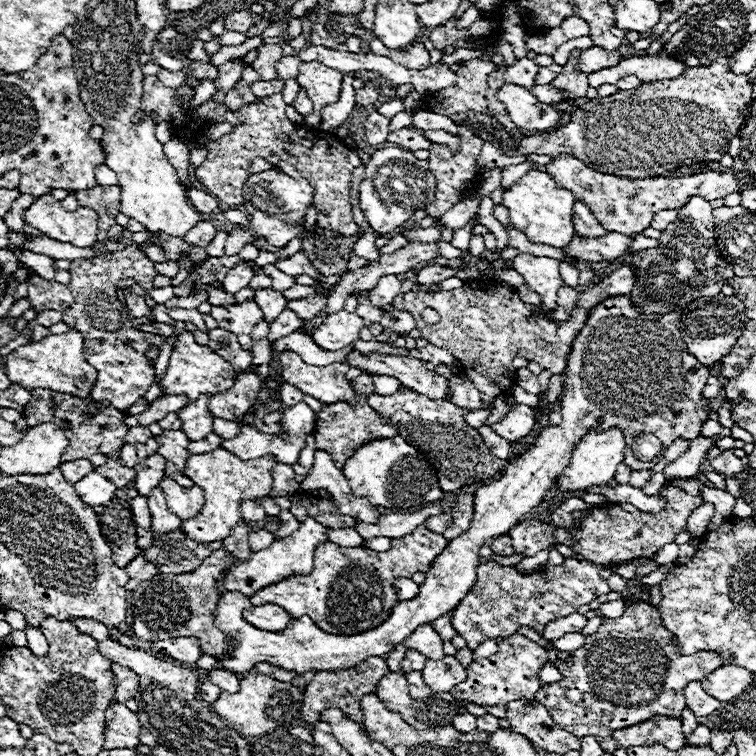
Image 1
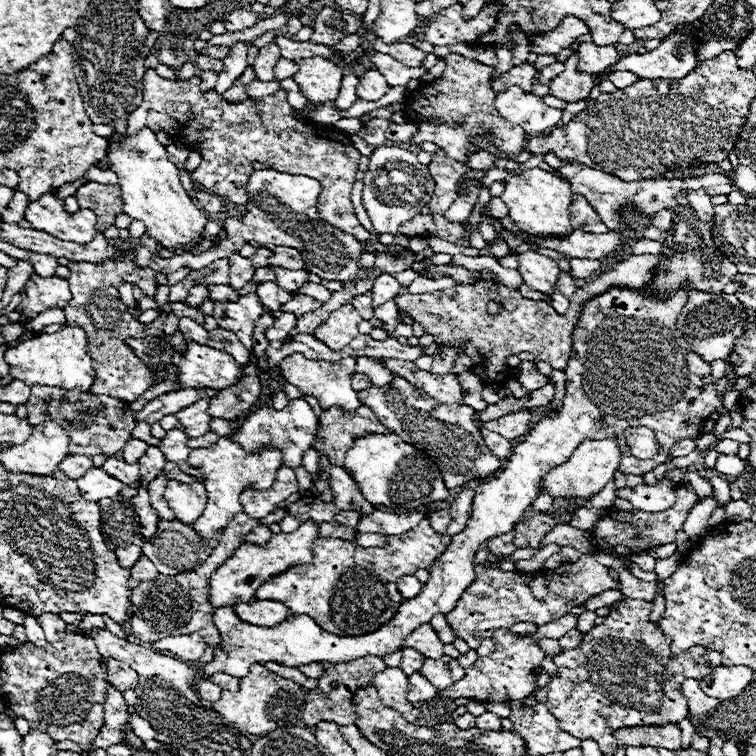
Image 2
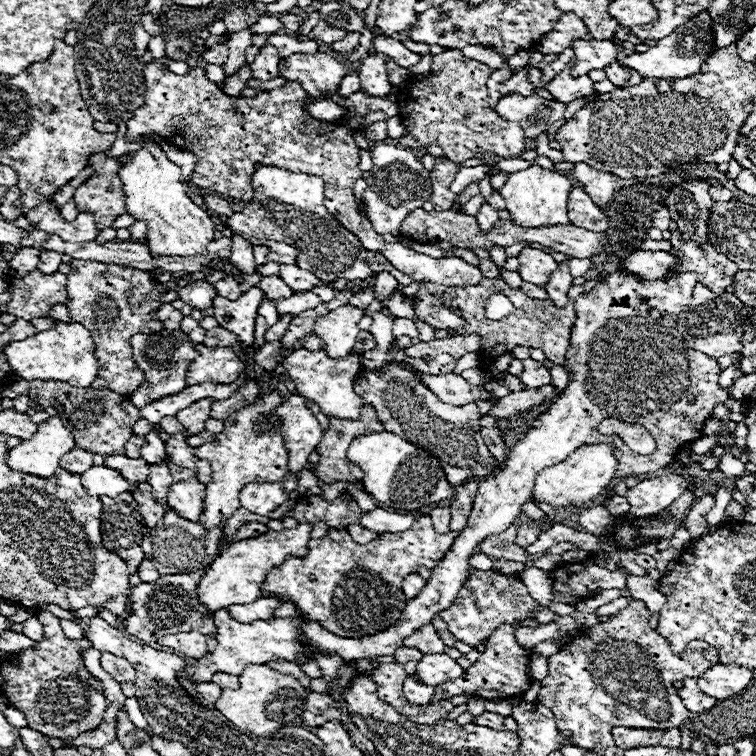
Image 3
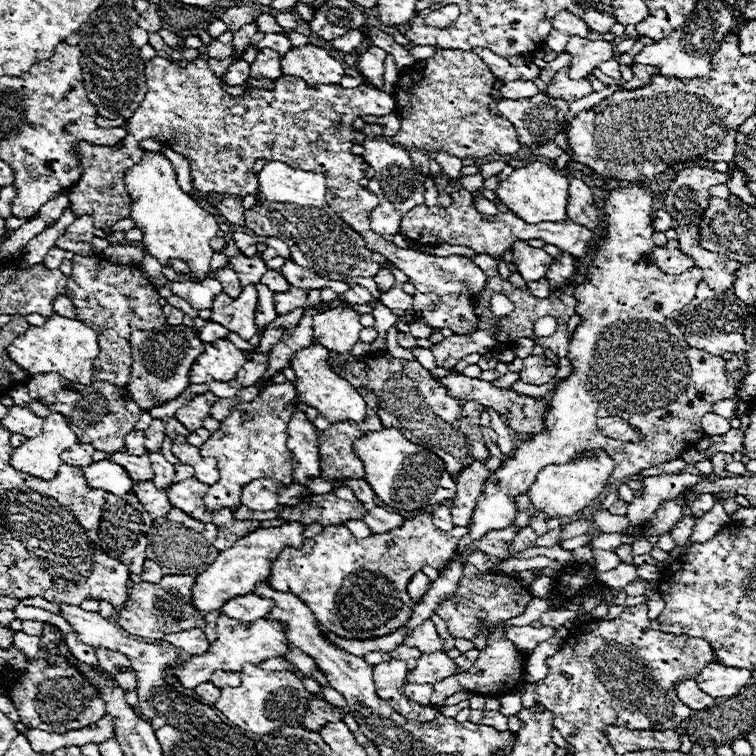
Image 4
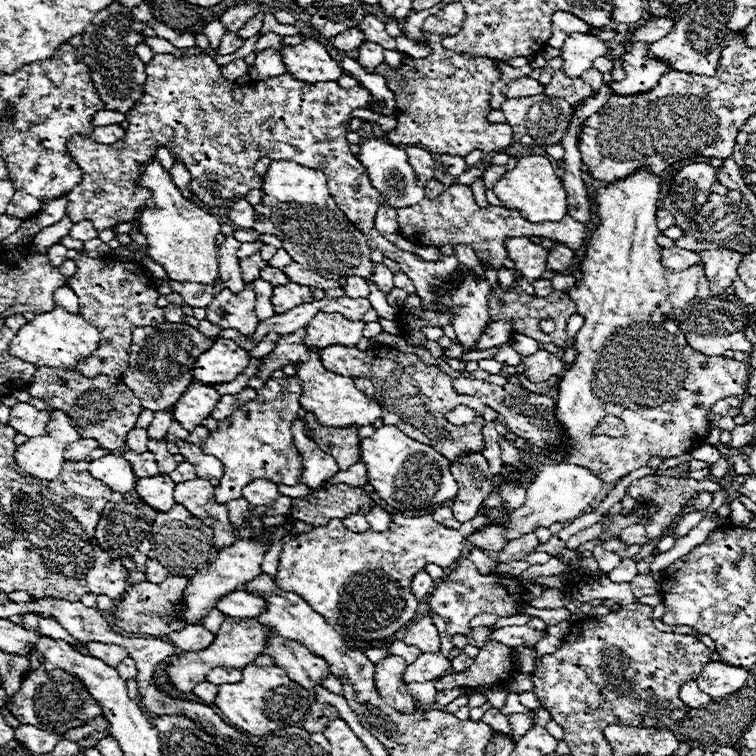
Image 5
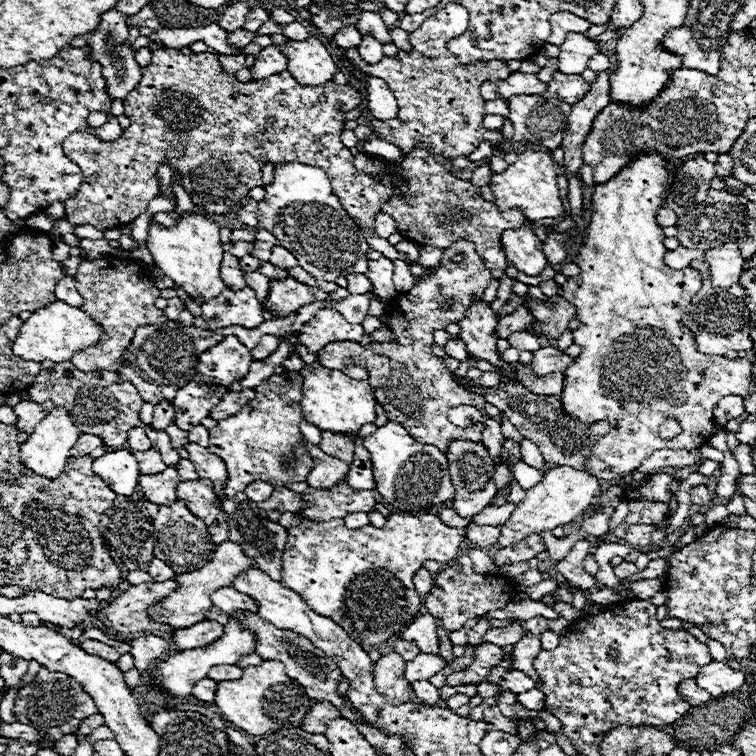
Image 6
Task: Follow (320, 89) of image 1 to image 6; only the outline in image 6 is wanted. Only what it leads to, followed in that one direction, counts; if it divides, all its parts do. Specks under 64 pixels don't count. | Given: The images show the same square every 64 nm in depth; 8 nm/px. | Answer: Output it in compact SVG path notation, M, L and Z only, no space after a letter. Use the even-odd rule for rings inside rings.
M316 38L304 42L288 40L278 48L288 58L288 72L300 80L300 84L324 84L338 70L328 50Z

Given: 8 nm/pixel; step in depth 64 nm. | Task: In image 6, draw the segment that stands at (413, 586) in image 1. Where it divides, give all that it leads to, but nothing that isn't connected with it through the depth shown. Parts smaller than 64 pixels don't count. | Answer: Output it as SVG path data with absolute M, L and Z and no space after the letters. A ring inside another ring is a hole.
M420 568L420 570L416 572L416 576L414 576L416 592L420 592L420 594L428 594L428 592L432 590L432 584L434 584L432 574L430 574L426 568Z

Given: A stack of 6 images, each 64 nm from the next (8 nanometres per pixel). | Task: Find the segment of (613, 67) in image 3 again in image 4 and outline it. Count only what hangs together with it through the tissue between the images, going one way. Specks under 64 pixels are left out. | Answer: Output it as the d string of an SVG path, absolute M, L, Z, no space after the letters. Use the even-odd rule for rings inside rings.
M616 60L600 62L600 64L598 64L598 68L600 68L606 76L610 76L610 78L614 78L614 80L620 80L620 64L618 64Z

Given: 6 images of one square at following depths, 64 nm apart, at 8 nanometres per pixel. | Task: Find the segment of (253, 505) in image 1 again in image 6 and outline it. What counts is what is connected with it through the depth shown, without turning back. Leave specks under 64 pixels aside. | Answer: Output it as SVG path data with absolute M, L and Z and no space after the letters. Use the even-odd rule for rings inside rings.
M252 482L244 492L250 500L264 502L264 500L268 500L268 496L272 496L272 490L274 490L274 486L268 482Z

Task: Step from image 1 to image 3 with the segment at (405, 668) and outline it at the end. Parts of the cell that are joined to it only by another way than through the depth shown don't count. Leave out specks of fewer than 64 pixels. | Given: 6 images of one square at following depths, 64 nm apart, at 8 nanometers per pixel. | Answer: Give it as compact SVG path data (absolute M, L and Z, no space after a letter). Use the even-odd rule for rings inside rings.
M400 646L392 656L394 656L396 662L404 664L404 668L406 668L408 674L414 674L416 664L418 664L420 658L422 658L422 654L420 654L416 648L406 648L406 646Z

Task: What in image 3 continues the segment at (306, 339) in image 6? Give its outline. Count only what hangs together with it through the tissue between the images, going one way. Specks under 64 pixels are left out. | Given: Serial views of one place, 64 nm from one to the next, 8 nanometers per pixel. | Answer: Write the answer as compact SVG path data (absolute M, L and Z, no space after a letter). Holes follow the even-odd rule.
M346 304L346 306L336 308L330 314L316 320L314 334L326 346L328 356L346 358L352 352L352 348L356 344L356 336L360 332L358 320L362 316L364 316L362 310Z

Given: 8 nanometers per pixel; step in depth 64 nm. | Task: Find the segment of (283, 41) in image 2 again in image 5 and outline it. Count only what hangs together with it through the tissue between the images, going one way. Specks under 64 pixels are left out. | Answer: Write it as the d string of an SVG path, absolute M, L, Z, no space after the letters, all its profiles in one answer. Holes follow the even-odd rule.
M264 34L264 36L260 36L255 46L255 53L262 52L264 48L276 48L276 50L282 50L282 44L280 44L280 36L274 36L274 34Z

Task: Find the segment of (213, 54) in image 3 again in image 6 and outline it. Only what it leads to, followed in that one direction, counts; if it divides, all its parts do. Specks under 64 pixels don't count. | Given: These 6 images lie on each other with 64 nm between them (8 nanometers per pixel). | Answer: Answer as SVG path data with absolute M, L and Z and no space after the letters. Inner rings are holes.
M240 30L240 32L230 32L230 34L228 34L228 40L230 40L230 44L234 44L234 46L244 46L244 44L250 44L256 36L258 36L258 32Z

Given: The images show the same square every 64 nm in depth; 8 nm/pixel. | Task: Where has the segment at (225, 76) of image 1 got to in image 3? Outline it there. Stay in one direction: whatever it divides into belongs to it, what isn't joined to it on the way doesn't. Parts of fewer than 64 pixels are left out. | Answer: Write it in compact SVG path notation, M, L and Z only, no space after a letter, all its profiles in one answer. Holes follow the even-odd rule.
M248 28L240 30L240 32L234 32L230 34L230 42L228 42L228 50L230 50L230 56L224 64L224 70L226 70L226 76L234 74L244 62L246 62L246 50L248 46L252 46L252 34Z

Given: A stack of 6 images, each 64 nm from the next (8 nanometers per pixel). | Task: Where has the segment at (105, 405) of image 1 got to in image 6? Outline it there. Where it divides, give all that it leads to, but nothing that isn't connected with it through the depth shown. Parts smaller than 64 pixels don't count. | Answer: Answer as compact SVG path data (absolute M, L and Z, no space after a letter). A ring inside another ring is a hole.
M44 360L40 374L34 378L32 388L28 388L28 394L38 404L52 400L56 406L68 408L68 412L72 412L72 420L80 424L82 432L104 436L104 444L112 448L126 444L128 430L140 426L142 398L138 390L132 384L124 382L116 372L82 372L72 362Z

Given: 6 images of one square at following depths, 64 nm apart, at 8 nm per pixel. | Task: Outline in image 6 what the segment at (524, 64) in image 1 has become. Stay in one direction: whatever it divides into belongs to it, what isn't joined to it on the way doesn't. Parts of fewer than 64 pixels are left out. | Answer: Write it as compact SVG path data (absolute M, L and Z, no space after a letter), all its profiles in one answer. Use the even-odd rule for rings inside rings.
M512 72L504 80L482 84L484 100L510 98L510 96L516 96L516 94L536 94L536 96L540 96L542 92L546 92L546 82L538 80L536 74L526 74L526 72Z

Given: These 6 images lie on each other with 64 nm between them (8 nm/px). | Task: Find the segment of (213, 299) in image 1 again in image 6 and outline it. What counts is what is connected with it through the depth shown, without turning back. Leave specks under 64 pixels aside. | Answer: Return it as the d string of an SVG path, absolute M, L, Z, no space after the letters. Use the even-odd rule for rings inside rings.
M224 252L222 256L222 262L220 262L220 276L224 280L224 284L228 288L244 288L246 282L244 282L244 276L242 276L242 270L238 266L238 258Z

